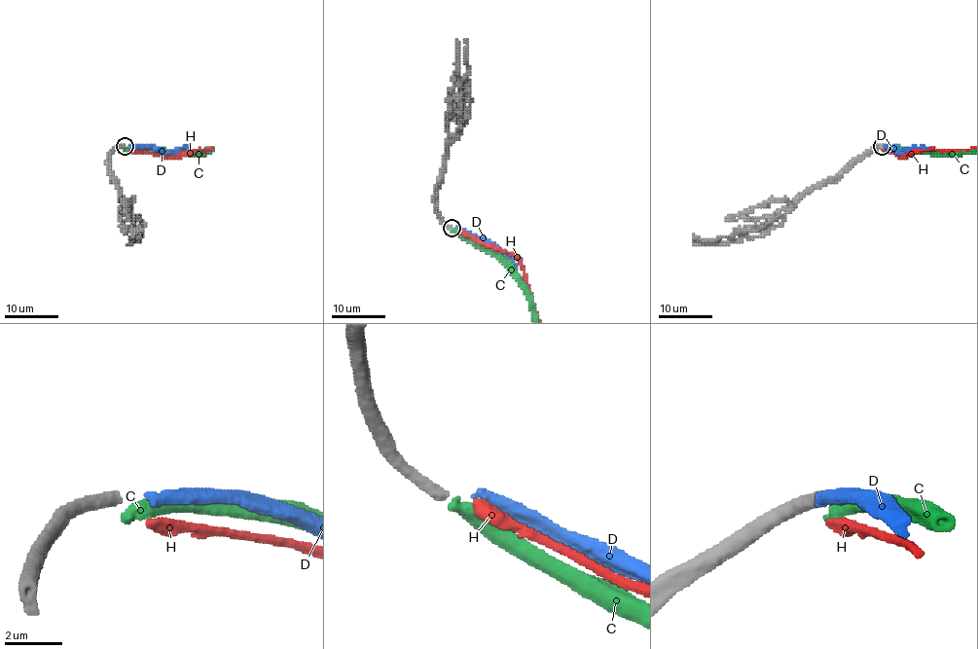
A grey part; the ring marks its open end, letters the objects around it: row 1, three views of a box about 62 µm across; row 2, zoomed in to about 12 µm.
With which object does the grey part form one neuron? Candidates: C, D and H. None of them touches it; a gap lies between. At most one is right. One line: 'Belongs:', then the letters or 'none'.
Belongs: none

